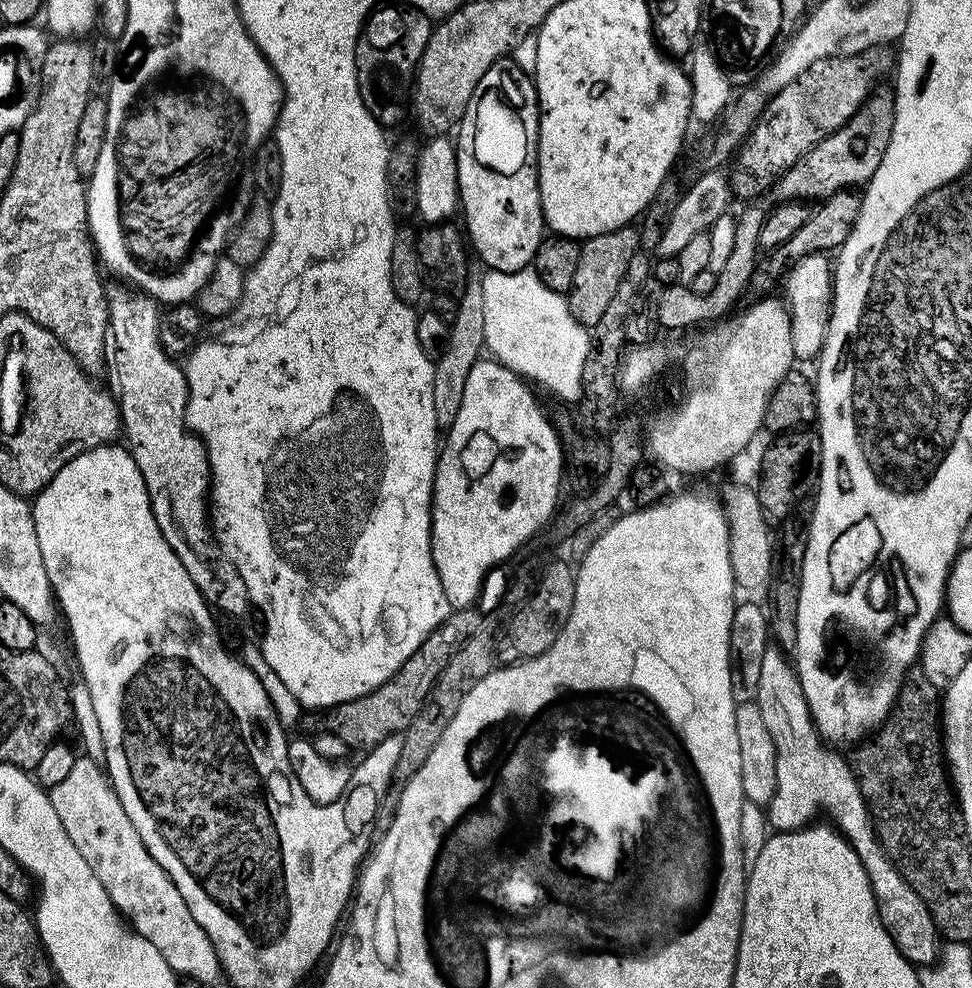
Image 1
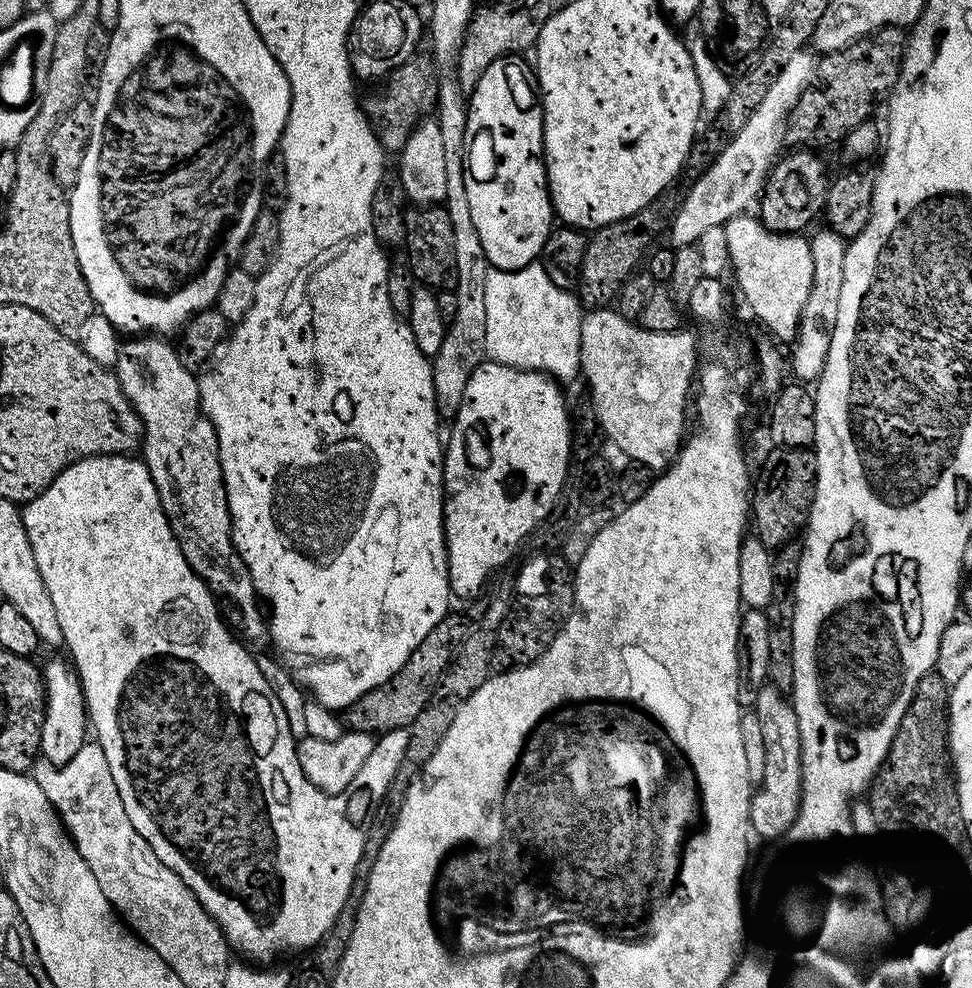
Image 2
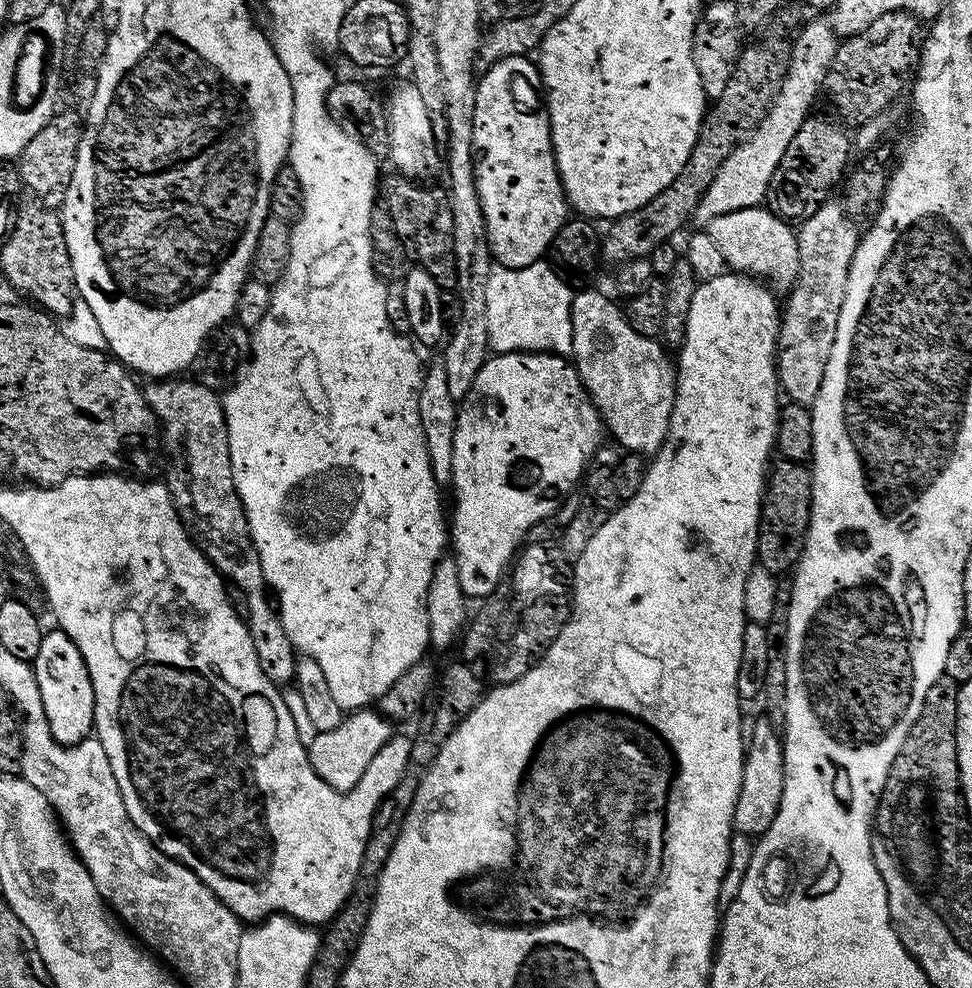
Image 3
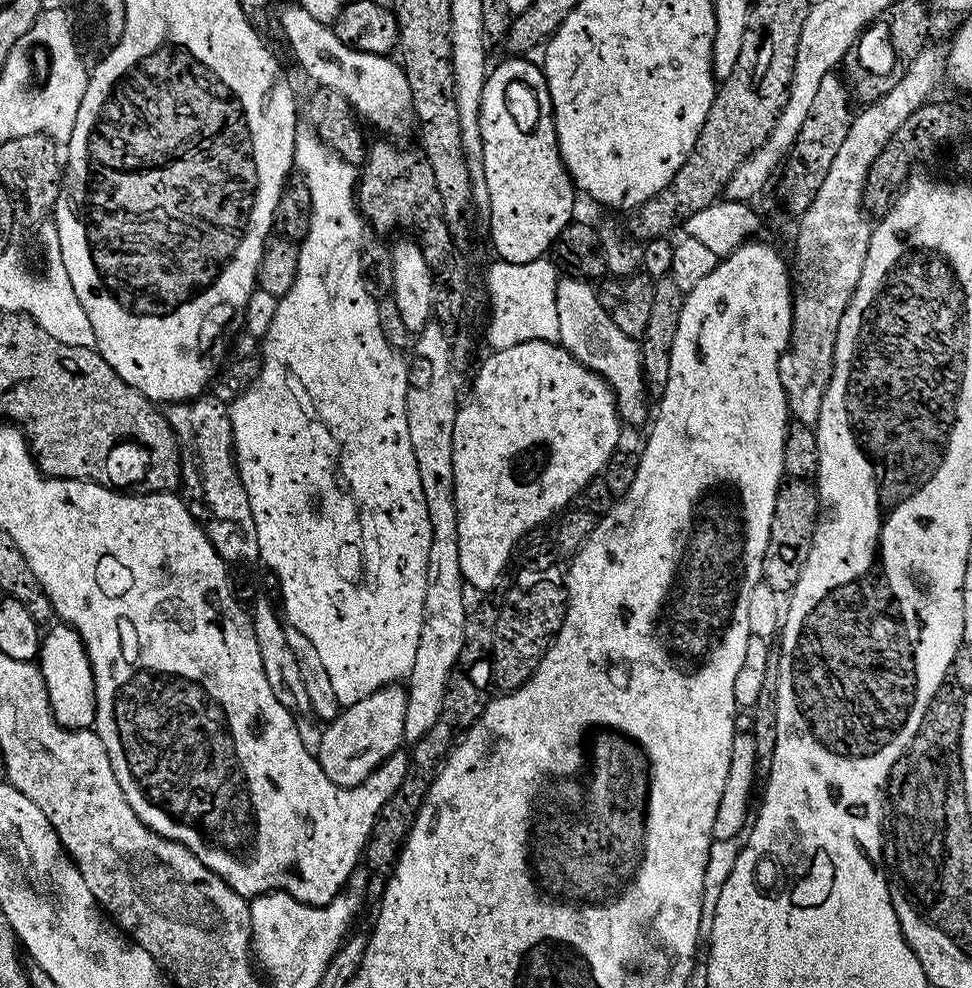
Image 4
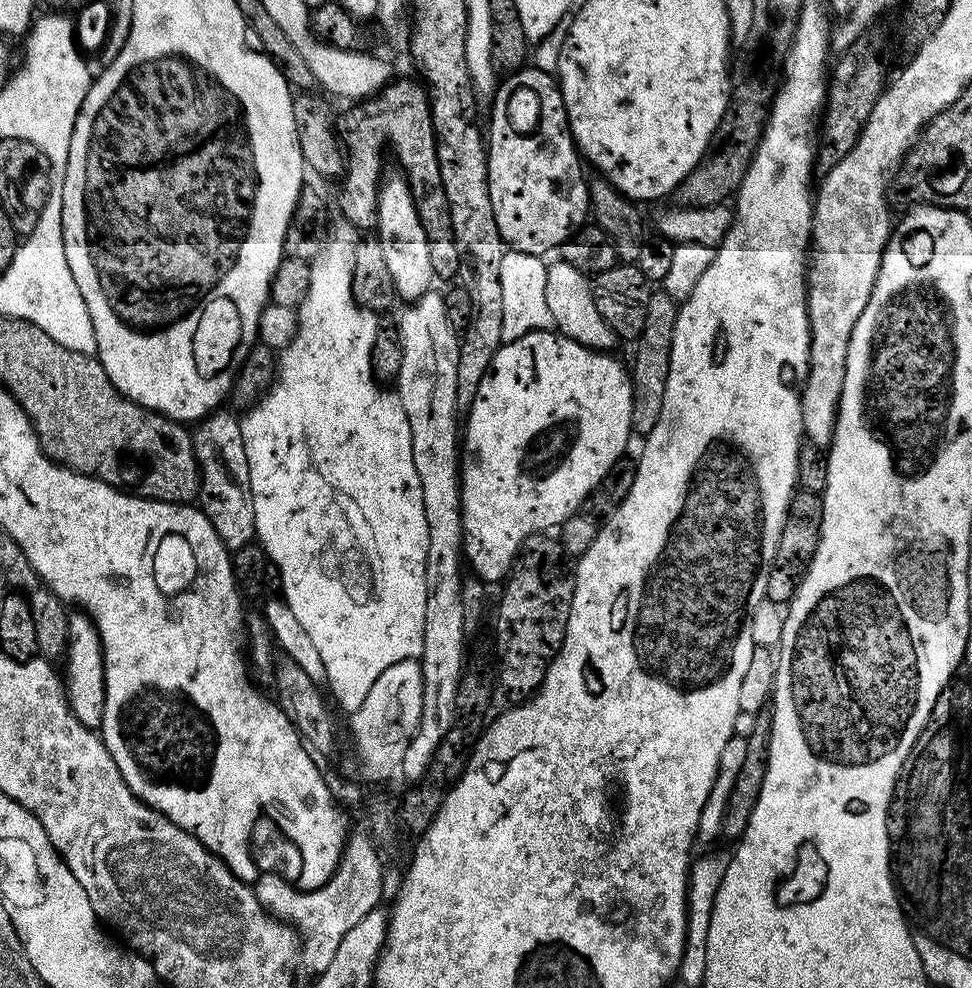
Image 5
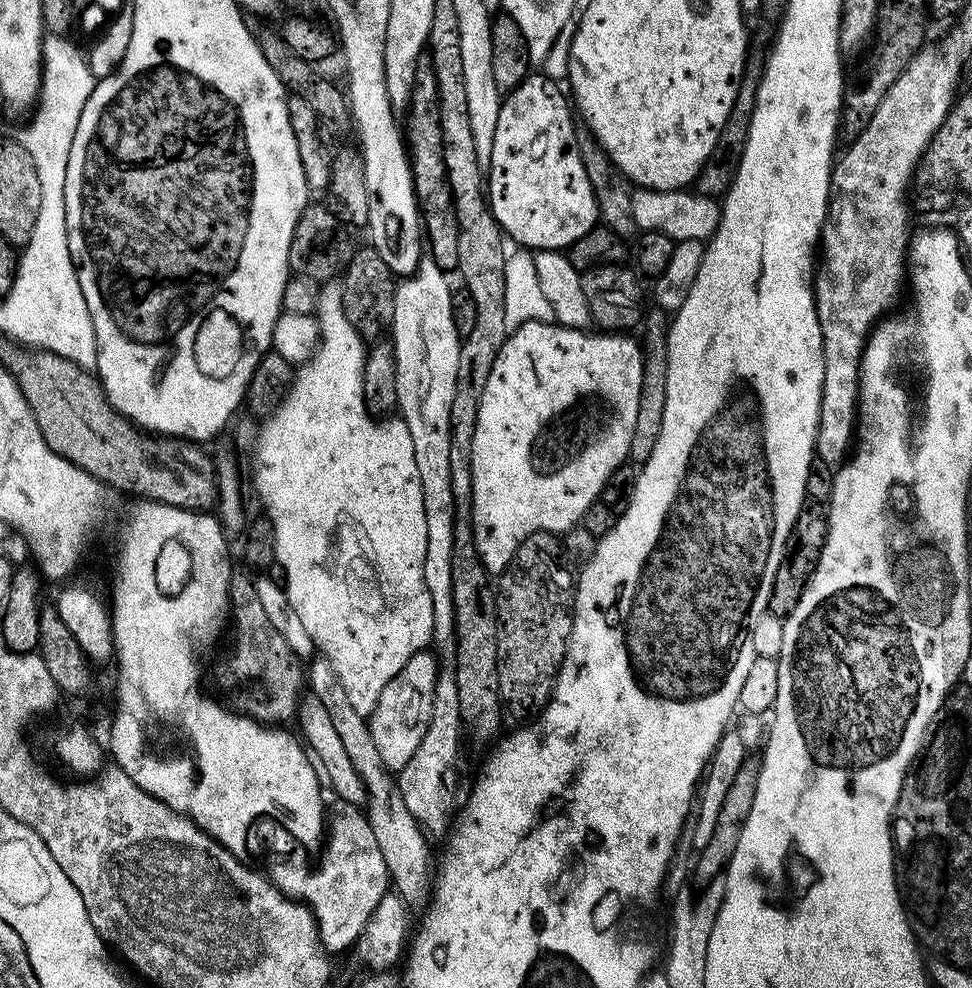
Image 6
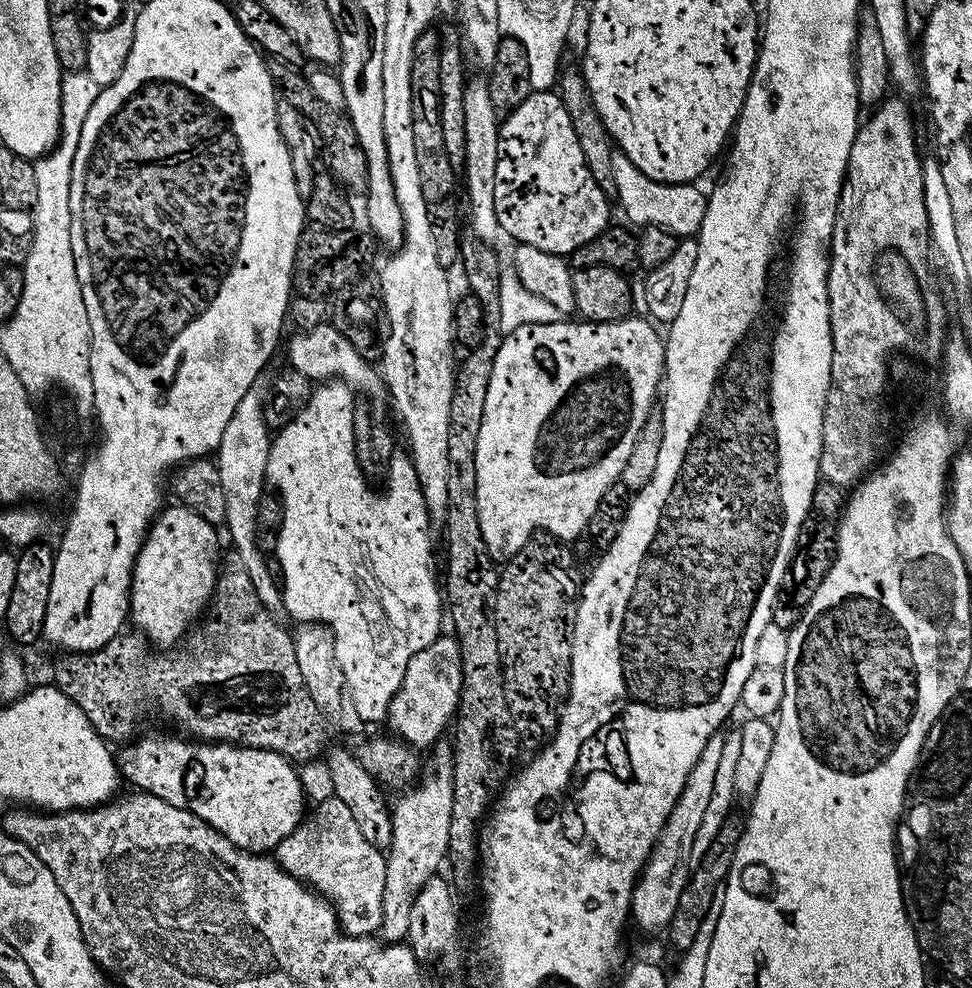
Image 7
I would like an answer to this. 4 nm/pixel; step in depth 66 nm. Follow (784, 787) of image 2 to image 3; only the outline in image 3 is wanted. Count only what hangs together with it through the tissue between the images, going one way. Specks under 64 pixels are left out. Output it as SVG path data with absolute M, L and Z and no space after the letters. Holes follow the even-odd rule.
M760 718L755 721L753 738L747 741L746 752L749 757L760 756L763 752L768 757L765 760L756 761L752 761L752 758L745 759L742 786L732 819L733 829L737 833L744 833L751 838L759 837L760 833L768 829L770 822L776 817L776 811L780 808L782 786L784 785L784 745L782 736L777 725L771 719L763 719Z

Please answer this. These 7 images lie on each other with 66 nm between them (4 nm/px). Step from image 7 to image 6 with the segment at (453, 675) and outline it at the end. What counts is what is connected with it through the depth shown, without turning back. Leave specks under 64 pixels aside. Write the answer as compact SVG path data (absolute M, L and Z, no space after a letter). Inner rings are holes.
M428 650L414 654L402 669L383 687L382 694L369 714L368 730L381 754L392 753L397 762L411 758L422 742L433 713L434 686L440 673L437 657Z

